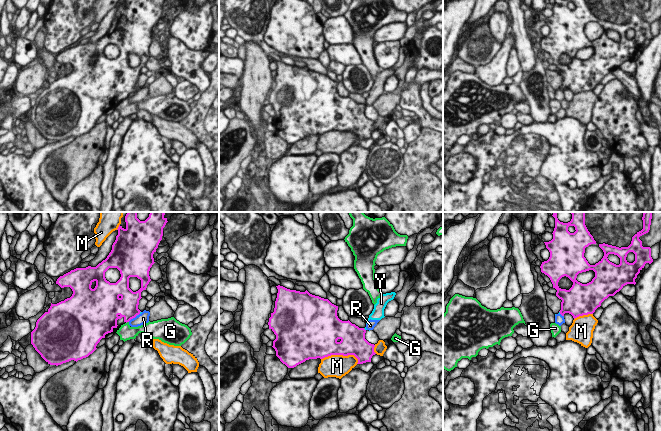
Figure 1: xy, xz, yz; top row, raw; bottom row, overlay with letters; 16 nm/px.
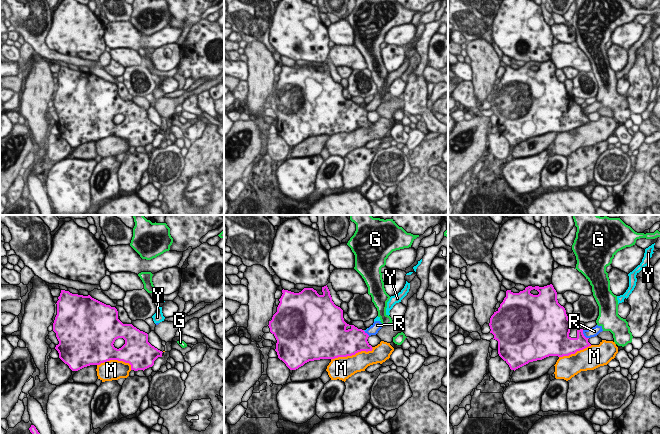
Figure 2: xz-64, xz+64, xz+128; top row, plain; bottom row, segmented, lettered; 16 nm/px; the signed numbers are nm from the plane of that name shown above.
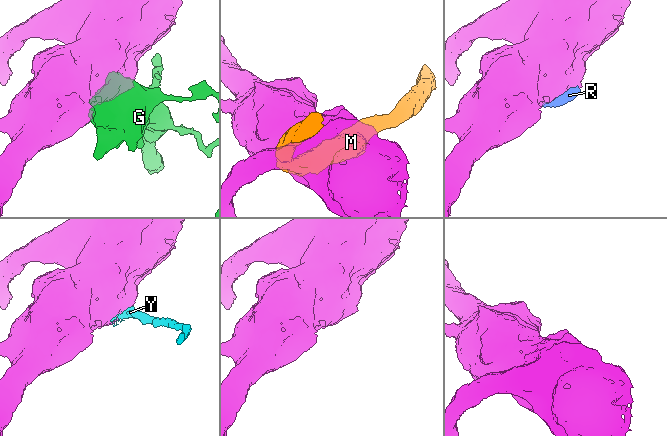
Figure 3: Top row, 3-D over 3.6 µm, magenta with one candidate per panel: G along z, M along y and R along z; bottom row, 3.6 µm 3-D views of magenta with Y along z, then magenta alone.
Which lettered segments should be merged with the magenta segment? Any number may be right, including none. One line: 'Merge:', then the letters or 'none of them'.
Merge: none of them

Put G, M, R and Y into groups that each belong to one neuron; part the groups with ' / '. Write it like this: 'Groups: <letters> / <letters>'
Groups: G / M / R Y

